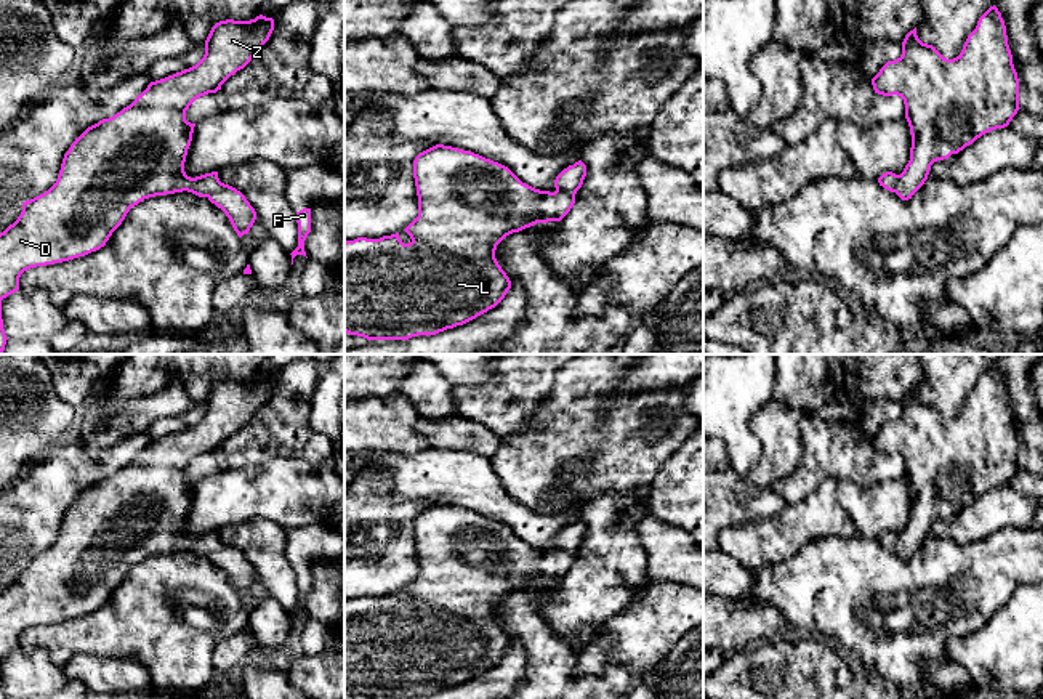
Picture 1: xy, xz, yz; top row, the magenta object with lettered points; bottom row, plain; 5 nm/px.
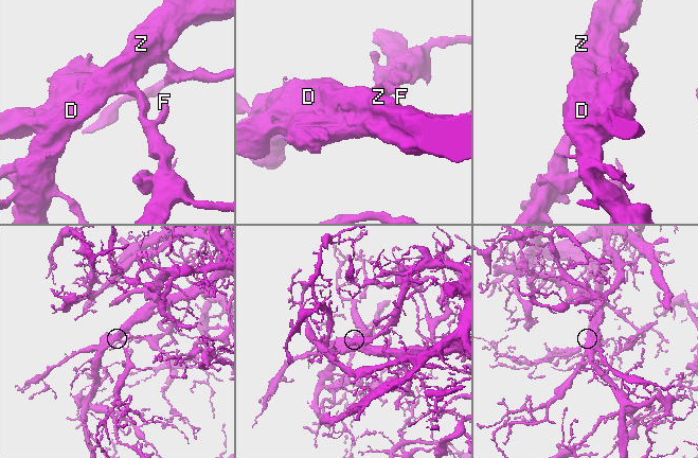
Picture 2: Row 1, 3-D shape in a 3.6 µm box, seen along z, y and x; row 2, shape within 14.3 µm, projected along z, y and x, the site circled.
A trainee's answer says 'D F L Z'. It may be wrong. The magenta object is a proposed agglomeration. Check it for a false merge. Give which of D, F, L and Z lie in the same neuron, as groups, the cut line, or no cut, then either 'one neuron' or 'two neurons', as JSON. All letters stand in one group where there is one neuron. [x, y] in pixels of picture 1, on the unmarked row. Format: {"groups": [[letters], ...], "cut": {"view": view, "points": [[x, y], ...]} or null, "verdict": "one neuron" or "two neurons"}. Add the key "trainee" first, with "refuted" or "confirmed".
{"trainee": "confirmed", "groups": [["D", "F", "L", "Z"]], "cut": null, "verdict": "one neuron"}

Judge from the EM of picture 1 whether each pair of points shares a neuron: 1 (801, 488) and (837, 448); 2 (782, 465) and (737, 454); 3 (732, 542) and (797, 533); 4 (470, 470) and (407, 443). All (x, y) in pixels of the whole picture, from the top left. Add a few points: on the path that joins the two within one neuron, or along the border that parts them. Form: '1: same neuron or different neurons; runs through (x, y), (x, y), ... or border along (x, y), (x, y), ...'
1: same neuron; runs through (806, 478), (827, 457)
2: different neurons; border along (750, 422), (761, 457), (747, 475)
3: same neuron; runs through (749, 542), (781, 537)
4: different neurons; border along (428, 446), (407, 456), (385, 454)

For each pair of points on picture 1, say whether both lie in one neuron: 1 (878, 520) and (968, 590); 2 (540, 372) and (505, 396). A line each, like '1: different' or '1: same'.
1: different
2: same

